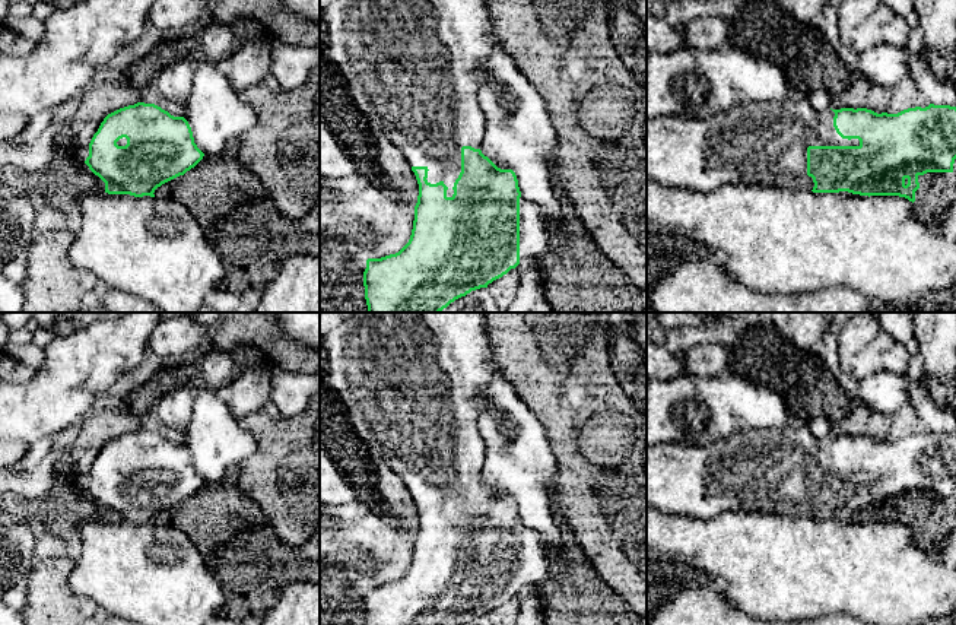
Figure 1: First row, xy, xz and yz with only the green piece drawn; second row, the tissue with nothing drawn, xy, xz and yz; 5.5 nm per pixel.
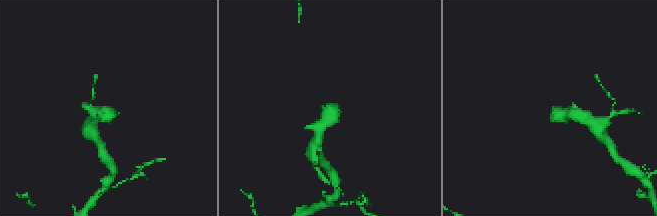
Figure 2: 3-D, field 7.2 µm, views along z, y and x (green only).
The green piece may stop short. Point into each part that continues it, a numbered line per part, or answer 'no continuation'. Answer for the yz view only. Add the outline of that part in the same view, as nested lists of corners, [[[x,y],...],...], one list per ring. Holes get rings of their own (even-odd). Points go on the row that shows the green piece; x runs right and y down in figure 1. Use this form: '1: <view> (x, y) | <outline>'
1: yz (765, 143) | [[[791,95],[779,102],[746,101],[724,114],[706,118],[690,115],[647,117],[647,178],[676,188],[689,188],[702,193],[727,184],[762,184],[795,191],[812,191],[813,178],[807,175],[809,146],[860,146],[858,139],[842,139],[833,127],[832,110],[816,111],[809,98]]]

